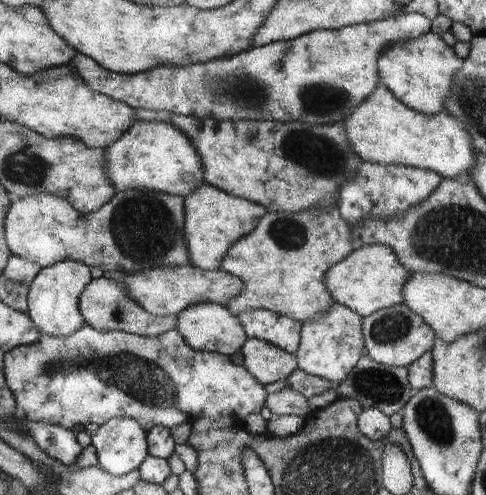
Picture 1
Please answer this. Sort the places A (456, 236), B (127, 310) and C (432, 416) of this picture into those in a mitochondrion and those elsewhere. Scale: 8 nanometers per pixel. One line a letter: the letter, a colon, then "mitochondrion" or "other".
A: mitochondrion
B: other
C: mitochondrion

